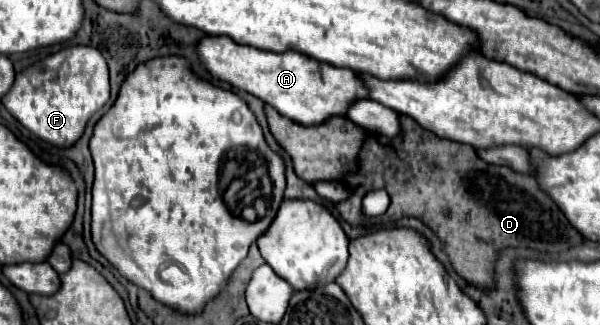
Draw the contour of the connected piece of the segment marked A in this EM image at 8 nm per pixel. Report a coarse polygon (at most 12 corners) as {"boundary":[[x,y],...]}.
{"boundary":[[206,35],[212,77],[316,125],[368,93],[354,71]]}

